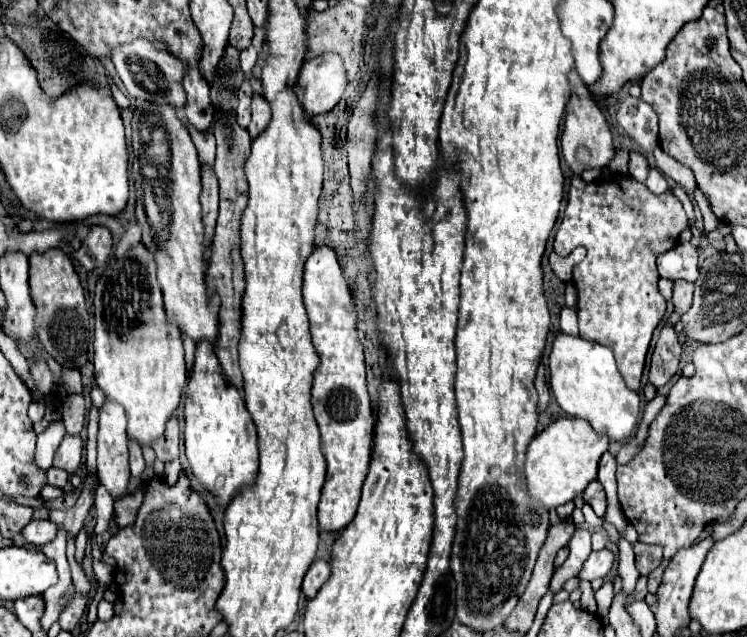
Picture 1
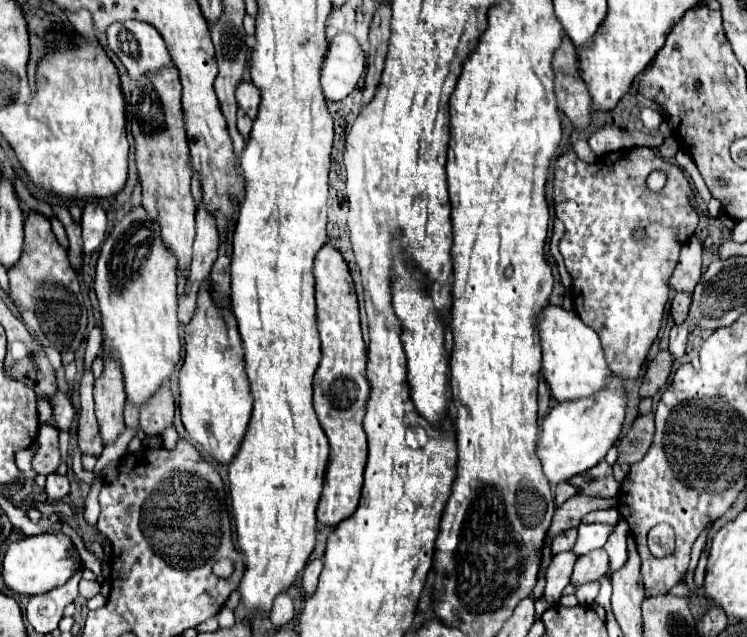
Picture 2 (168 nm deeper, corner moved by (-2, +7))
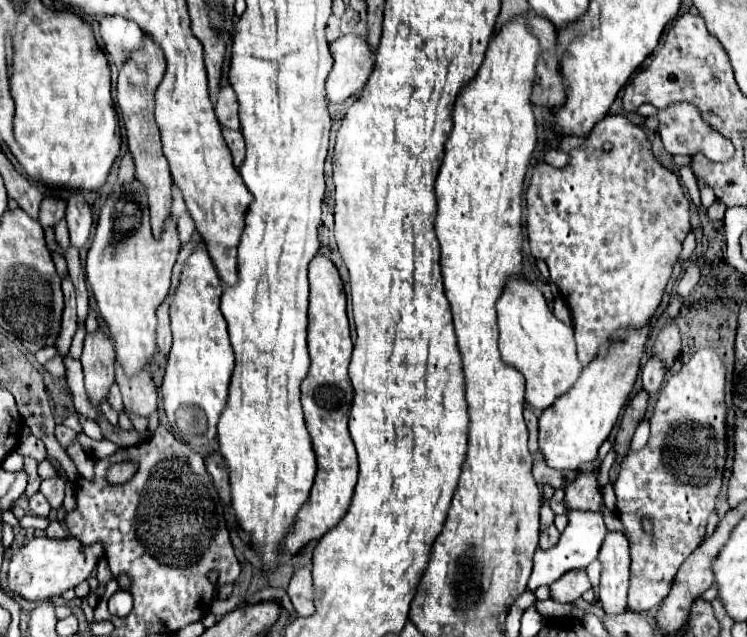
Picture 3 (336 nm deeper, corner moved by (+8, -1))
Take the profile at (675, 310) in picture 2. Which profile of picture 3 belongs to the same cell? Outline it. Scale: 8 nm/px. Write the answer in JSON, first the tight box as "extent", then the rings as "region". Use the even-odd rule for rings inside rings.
{"extent":[653,323,681,369],"region":[[[671,323],[657,335],[653,345],[653,357],[659,359],[665,369],[671,369],[679,353],[681,353],[681,335],[677,325]]]}

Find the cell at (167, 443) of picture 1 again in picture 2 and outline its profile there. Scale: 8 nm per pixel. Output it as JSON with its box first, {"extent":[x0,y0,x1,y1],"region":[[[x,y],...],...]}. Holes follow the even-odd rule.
{"extent":[139,387,175,437],"region":[[[161,387],[153,399],[139,411],[141,413],[141,429],[147,437],[161,437],[167,427],[173,425],[175,417],[175,401],[169,387]]]}

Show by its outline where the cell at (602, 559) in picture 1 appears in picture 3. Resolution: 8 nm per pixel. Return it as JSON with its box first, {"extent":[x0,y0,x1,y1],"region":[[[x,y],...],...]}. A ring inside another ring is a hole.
{"extent":[549,569,591,603],"region":[[[577,569],[577,571],[569,571],[565,573],[559,581],[555,581],[549,591],[551,591],[551,599],[557,603],[573,603],[575,599],[579,599],[587,589],[591,587],[585,569]]]}

